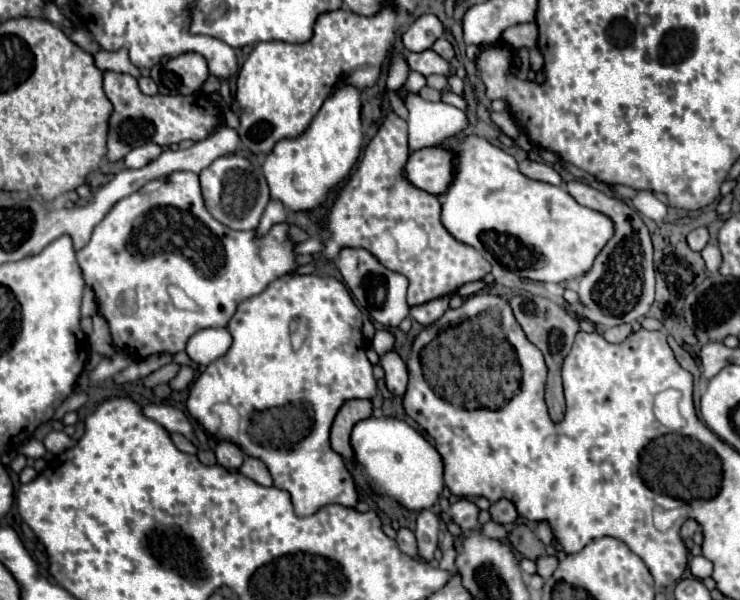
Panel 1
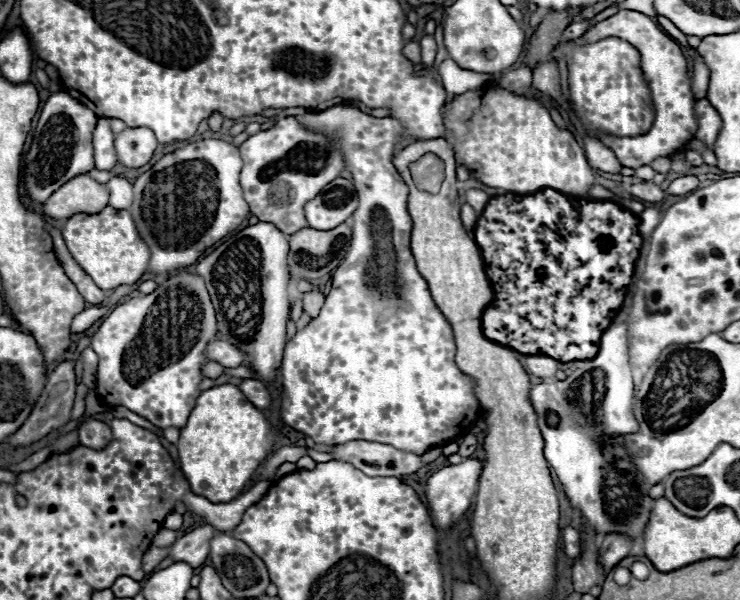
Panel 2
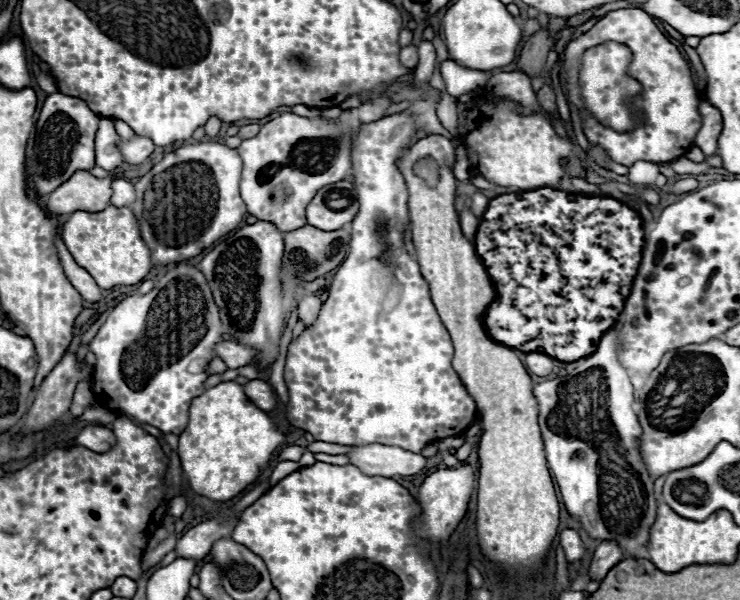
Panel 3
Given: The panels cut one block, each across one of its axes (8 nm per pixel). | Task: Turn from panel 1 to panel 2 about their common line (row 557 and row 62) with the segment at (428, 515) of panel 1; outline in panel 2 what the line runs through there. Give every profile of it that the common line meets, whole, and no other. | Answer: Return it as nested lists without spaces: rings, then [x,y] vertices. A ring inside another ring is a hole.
[[[424,36],[420,40],[420,48],[422,48],[422,70],[430,70],[434,64],[434,56],[436,56],[436,42],[432,36]]]

